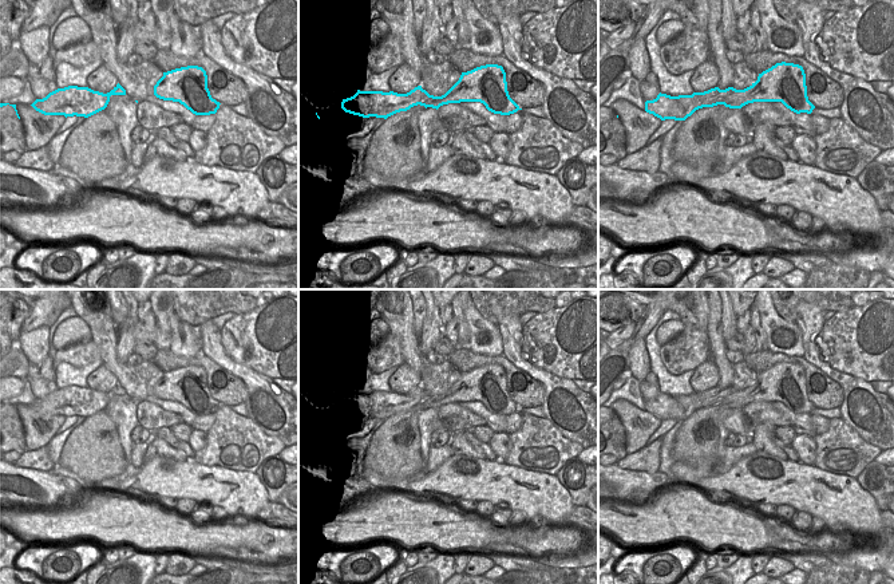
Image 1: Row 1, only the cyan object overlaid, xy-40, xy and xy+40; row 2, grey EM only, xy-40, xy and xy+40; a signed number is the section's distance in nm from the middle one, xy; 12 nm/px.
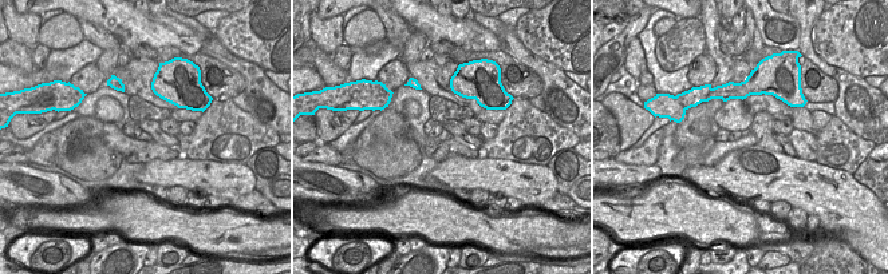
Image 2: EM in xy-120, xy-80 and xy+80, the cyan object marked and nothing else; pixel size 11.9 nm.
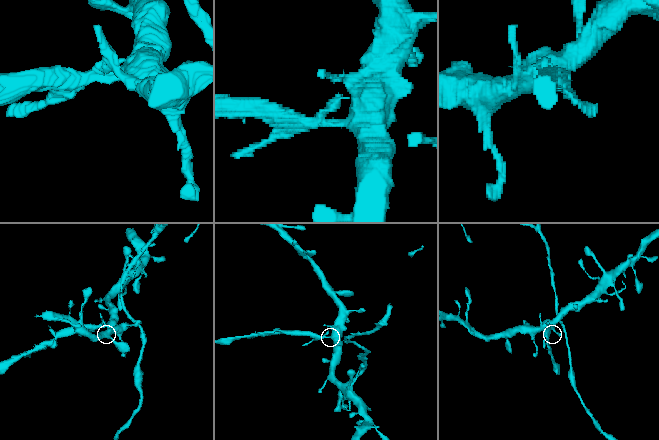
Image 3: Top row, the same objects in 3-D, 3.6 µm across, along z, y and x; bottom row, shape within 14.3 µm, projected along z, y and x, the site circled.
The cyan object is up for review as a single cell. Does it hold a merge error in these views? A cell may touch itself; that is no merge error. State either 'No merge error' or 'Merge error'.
Merge error

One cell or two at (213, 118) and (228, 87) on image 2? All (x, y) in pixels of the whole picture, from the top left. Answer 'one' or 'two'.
two

